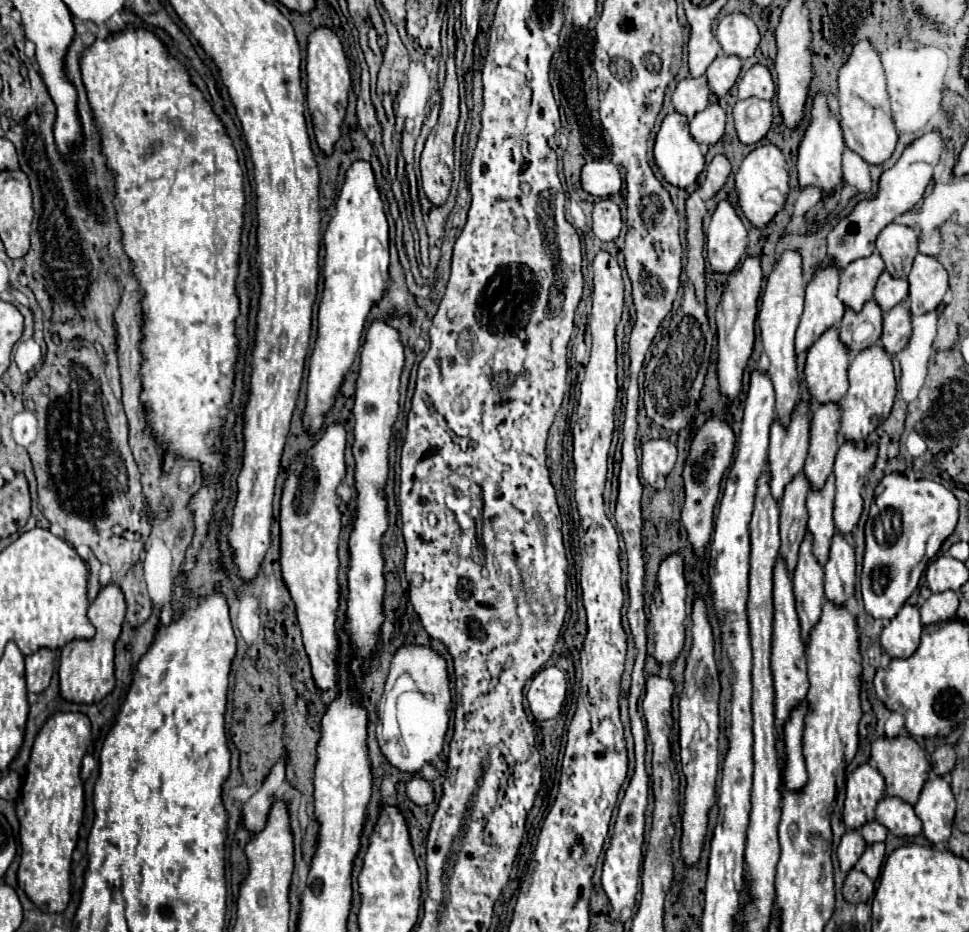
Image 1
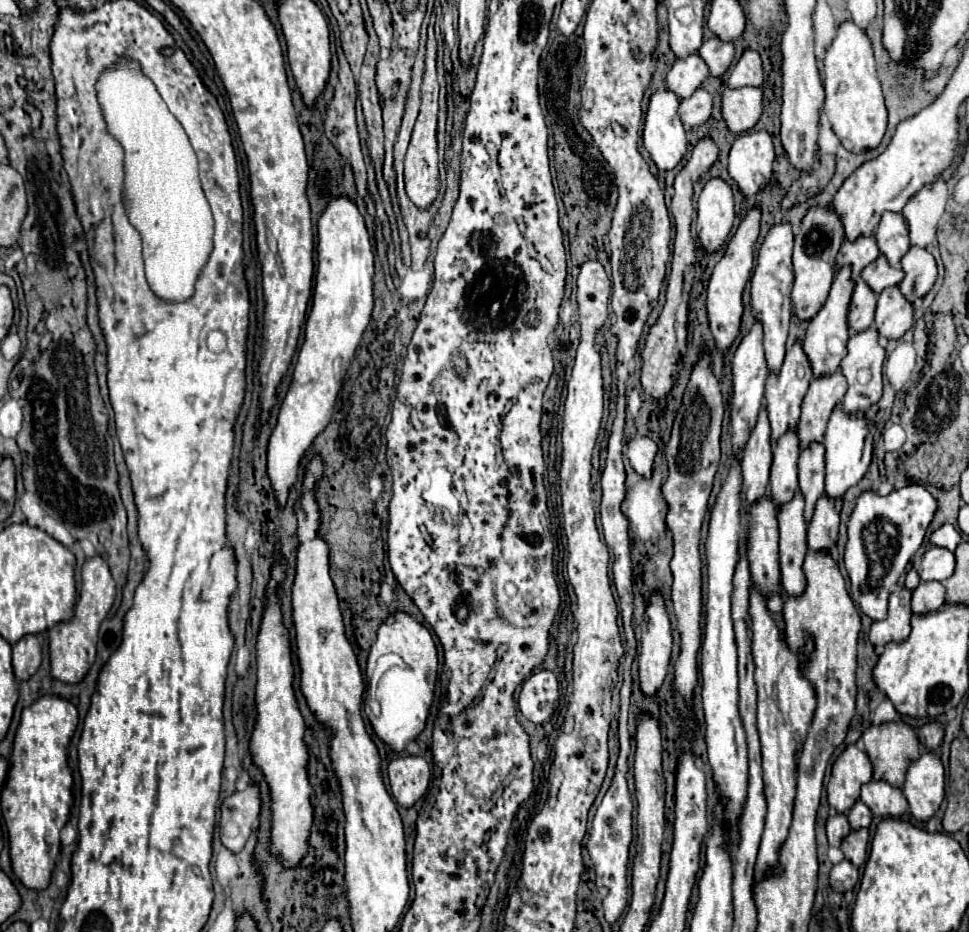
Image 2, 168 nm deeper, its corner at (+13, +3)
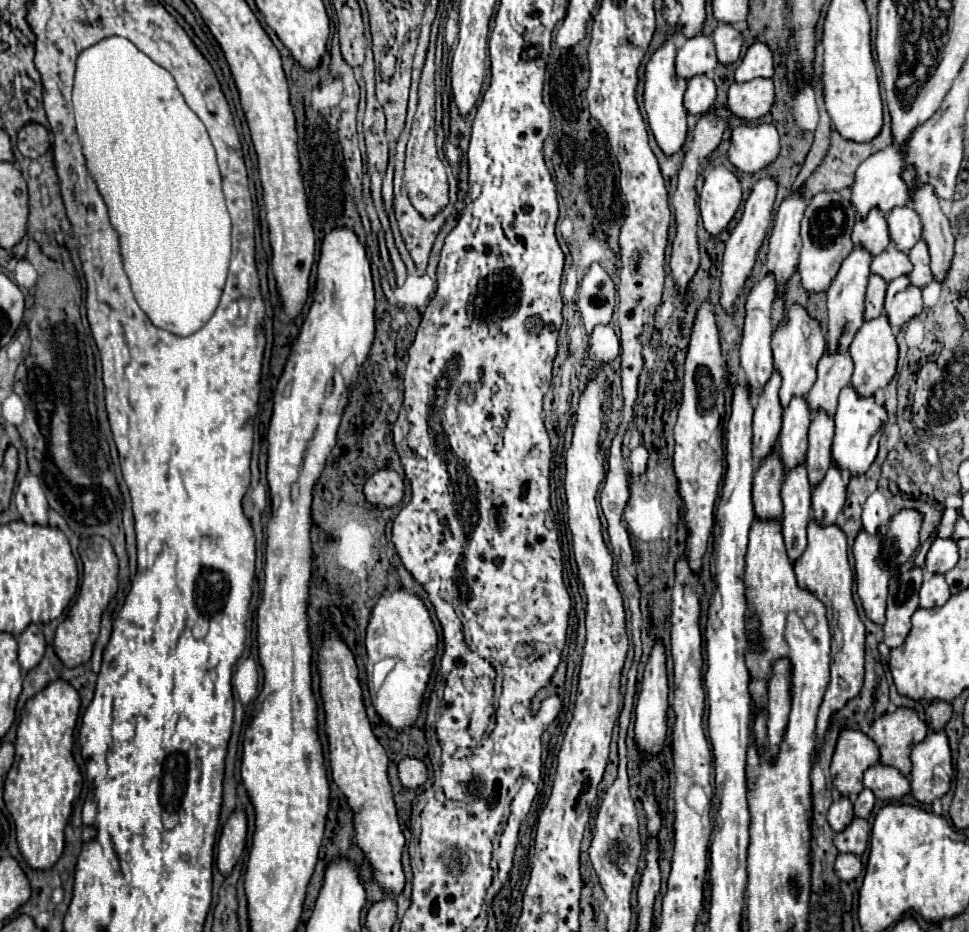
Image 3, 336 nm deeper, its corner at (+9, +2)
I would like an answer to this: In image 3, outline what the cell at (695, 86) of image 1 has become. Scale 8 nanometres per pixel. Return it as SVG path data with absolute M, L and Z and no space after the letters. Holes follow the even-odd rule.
M697 34L689 38L677 52L675 70L677 76L685 80L697 74L711 74L715 66L717 66L717 56L715 56L715 44L711 36Z

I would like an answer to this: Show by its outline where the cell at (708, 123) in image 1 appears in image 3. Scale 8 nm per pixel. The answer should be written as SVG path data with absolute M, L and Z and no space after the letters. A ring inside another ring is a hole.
M693 76L687 80L687 90L685 90L685 108L689 114L705 114L709 106L715 100L715 82L711 76Z

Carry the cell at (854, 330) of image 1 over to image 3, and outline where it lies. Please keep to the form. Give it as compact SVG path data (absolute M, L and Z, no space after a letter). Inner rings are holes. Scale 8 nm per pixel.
M871 274L869 286L867 286L867 296L865 296L865 320L873 320L883 312L885 290L887 290L887 282L881 276Z

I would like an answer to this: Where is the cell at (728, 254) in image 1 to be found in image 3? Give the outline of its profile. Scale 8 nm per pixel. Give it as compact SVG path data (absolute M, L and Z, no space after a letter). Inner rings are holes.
M713 166L703 182L699 194L699 208L703 226L709 234L717 236L727 228L741 202L741 184L737 176L725 166Z

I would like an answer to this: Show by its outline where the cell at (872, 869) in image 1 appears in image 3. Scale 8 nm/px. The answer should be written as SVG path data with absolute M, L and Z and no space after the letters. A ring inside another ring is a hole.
M853 818L853 822L843 830L835 834L835 846L839 852L851 852L861 856L867 848L871 826L863 818Z

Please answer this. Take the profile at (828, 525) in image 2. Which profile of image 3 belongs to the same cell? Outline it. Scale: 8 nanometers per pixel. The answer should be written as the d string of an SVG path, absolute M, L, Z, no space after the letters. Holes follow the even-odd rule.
M835 462L827 470L825 478L813 488L813 516L821 524L835 524L837 514L845 504L847 484Z

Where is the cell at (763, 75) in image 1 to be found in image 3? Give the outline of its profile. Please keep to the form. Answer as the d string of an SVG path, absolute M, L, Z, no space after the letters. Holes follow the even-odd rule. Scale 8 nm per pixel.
M755 42L749 46L741 66L735 72L737 82L749 82L753 78L771 78L773 76L773 52L767 44Z

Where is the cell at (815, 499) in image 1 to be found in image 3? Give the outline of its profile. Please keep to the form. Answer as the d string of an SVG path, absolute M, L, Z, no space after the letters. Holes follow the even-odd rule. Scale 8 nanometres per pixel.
M823 410L813 412L809 428L809 450L805 456L811 486L817 486L823 480L827 468L831 466L831 440L833 440L833 416L829 416Z

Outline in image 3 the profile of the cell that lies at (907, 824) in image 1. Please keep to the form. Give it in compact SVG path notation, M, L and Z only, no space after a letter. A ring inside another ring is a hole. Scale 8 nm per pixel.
M877 762L875 766L865 770L863 784L865 784L865 788L873 790L873 794L883 802L897 802L911 790L909 780L905 776L901 776L901 772L897 768L891 768L881 762Z

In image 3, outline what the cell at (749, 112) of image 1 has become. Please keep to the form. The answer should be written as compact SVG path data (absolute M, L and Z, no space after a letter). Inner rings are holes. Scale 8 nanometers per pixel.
M755 78L743 84L733 82L729 88L729 108L741 120L757 120L769 112L773 96L771 78Z

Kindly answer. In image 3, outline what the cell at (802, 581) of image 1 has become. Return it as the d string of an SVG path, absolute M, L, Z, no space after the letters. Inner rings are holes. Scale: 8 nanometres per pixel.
M805 464L785 472L781 500L783 500L783 536L791 562L795 562L807 546L807 522L811 520L811 484L807 480Z

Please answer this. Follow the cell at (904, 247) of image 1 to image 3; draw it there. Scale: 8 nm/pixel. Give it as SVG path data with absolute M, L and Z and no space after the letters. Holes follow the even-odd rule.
M911 206L893 208L887 214L887 222L889 222L891 240L897 244L899 250L909 252L919 242L921 232L923 232L923 226L919 222L917 212Z

